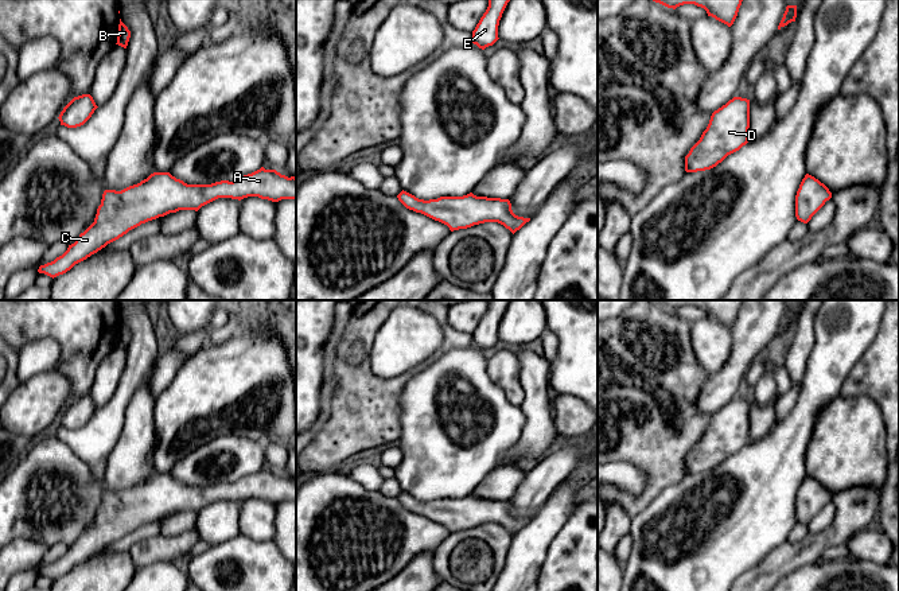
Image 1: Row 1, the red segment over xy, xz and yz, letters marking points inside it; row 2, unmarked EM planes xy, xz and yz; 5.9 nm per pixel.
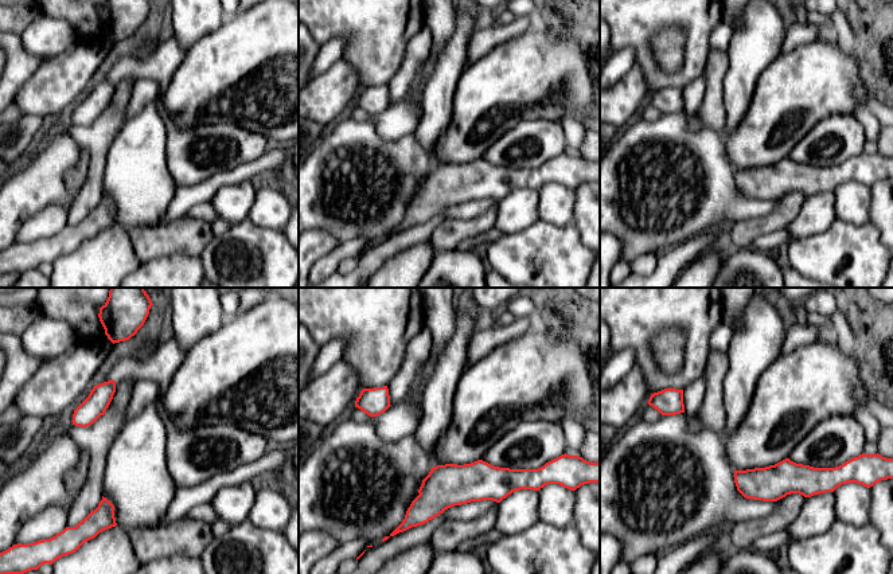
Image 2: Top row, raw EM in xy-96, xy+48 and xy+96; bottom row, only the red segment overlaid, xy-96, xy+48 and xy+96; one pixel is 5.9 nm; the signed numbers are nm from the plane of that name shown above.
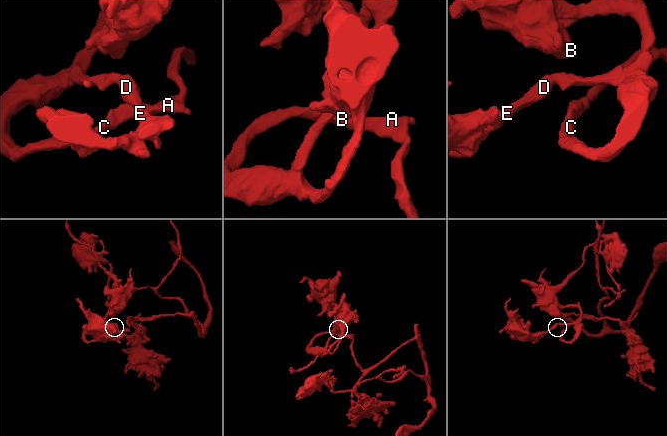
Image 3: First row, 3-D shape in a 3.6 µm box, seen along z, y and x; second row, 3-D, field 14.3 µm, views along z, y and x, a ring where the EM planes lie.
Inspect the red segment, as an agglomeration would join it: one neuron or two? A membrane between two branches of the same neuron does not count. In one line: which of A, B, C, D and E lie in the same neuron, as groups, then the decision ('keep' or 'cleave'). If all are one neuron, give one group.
A B C D E; keep

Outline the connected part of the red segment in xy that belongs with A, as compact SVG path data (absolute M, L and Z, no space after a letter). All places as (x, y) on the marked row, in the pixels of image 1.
M261 167L233 182L187 184L170 172L153 172L121 191L105 190L94 222L62 256L40 265L38 272L54 279L141 223L179 210L198 211L218 198L241 201L248 197L272 202L296 199L296 178Z

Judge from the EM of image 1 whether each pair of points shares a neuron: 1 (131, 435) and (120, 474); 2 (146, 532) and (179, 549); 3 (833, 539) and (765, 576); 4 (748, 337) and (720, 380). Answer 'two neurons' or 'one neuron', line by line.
1: one neuron
2: two neurons
3: one neuron
4: one neuron

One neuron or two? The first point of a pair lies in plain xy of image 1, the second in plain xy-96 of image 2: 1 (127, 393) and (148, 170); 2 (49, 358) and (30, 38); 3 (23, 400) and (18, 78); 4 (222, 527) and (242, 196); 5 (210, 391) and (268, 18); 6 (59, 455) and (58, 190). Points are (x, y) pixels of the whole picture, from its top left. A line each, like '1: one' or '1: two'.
1: two
2: one
3: two
4: one
5: one
6: one

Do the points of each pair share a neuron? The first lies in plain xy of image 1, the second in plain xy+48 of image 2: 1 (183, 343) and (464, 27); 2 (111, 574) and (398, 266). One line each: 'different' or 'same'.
1: different
2: same

